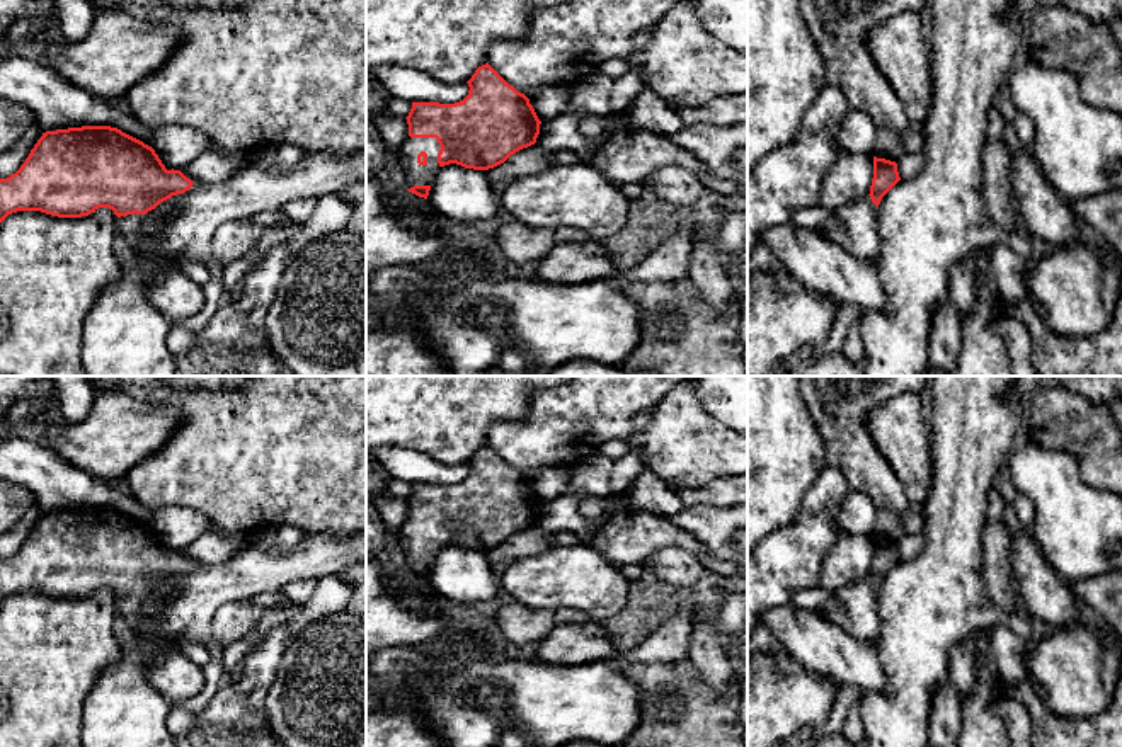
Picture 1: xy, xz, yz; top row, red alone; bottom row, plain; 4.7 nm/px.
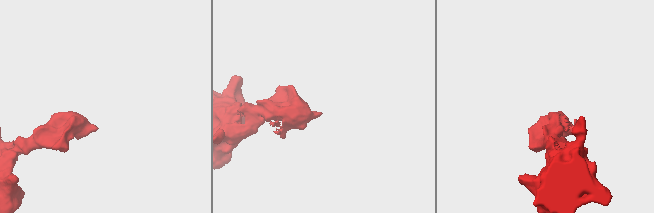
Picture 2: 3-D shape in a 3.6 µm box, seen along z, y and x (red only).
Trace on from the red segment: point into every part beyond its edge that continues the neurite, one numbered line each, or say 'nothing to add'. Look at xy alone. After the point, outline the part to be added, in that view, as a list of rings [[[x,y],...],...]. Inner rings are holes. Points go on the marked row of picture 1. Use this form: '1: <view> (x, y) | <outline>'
1: xy (186, 232) | [[[366,153],[349,158],[308,157],[288,168],[262,168],[243,162],[235,175],[218,184],[192,184],[184,194],[169,199],[172,209],[162,218],[157,233],[145,225],[146,214],[128,214],[116,220],[117,237],[129,247],[175,264],[196,260],[208,267],[215,279],[225,267],[213,257],[211,238],[216,230],[260,211],[278,211],[298,197],[322,197],[341,192],[349,184],[366,182]]]

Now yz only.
1: yz (855, 227) | [[[870,196],[836,209],[819,233],[855,257],[873,262],[880,257],[879,208]]]

